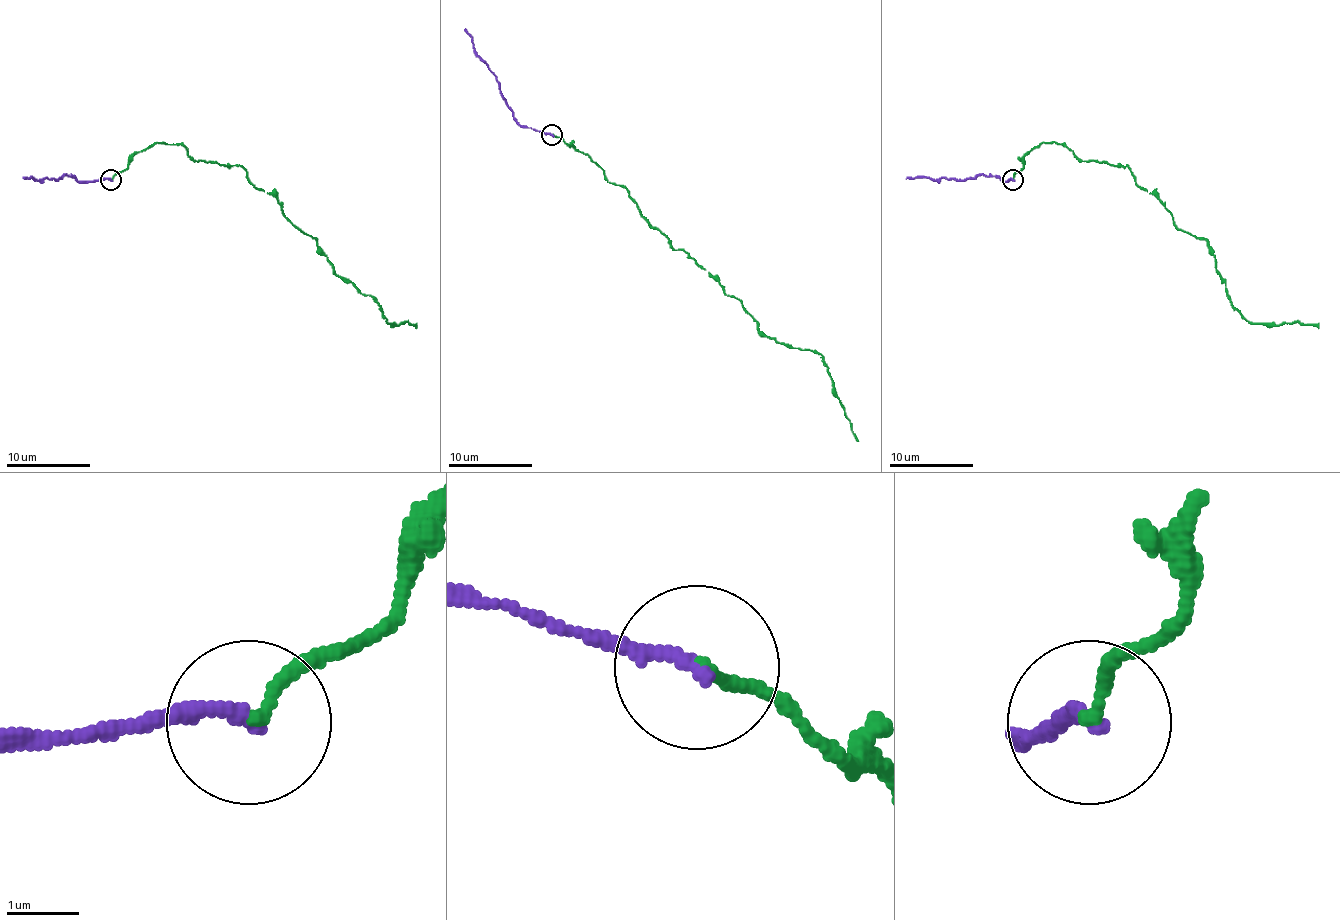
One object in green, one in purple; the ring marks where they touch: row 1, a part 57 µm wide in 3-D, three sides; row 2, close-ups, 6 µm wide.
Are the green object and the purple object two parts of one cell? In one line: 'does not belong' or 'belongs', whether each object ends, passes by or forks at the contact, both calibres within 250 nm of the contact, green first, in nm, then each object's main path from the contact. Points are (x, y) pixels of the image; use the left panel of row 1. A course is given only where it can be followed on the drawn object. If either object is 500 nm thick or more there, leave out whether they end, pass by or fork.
belongs; green ends there; purple ends there; 160 nm thick on the green side, 190 nm on the other; green runs (110, 180), (156, 143), (181, 145), (195, 161), (239, 166), (388, 322), (417, 328); purple runs (110, 180), (81, 180), (74, 176), (56, 180), (24, 178)

